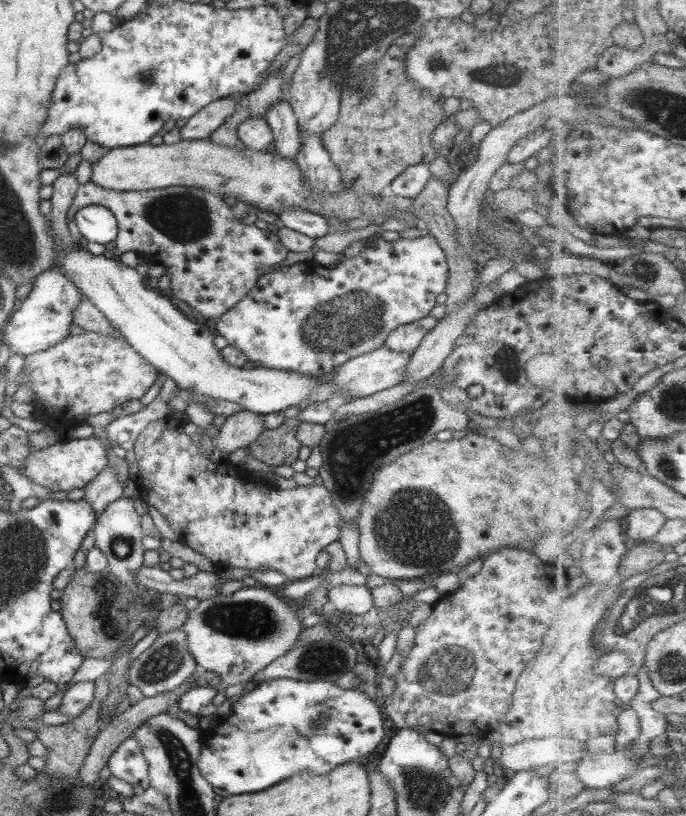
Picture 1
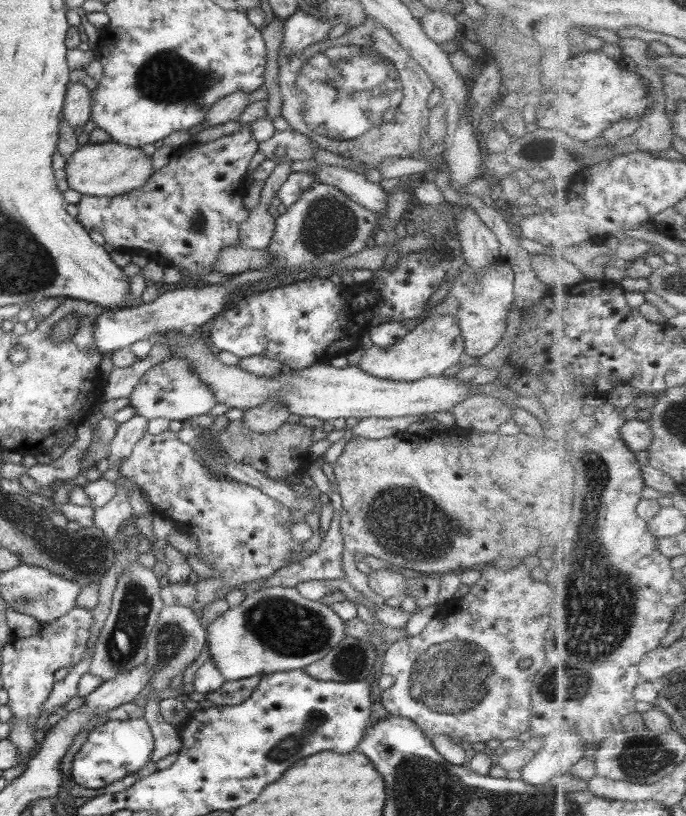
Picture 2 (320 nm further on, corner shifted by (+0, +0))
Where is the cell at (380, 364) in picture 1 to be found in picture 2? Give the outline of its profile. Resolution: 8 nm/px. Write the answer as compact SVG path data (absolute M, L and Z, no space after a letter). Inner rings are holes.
M433 314L423 318L422 322L391 346L382 348L372 344L363 351L357 367L375 378L411 382L426 376L441 375L445 368L459 363L463 350L460 330L453 315Z

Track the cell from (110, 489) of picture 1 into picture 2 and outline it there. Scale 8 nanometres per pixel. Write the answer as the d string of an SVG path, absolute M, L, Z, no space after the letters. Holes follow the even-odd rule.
M133 415L127 421L119 423L113 438L108 444L108 466L117 468L119 463L131 454L133 445L146 433L147 420Z

